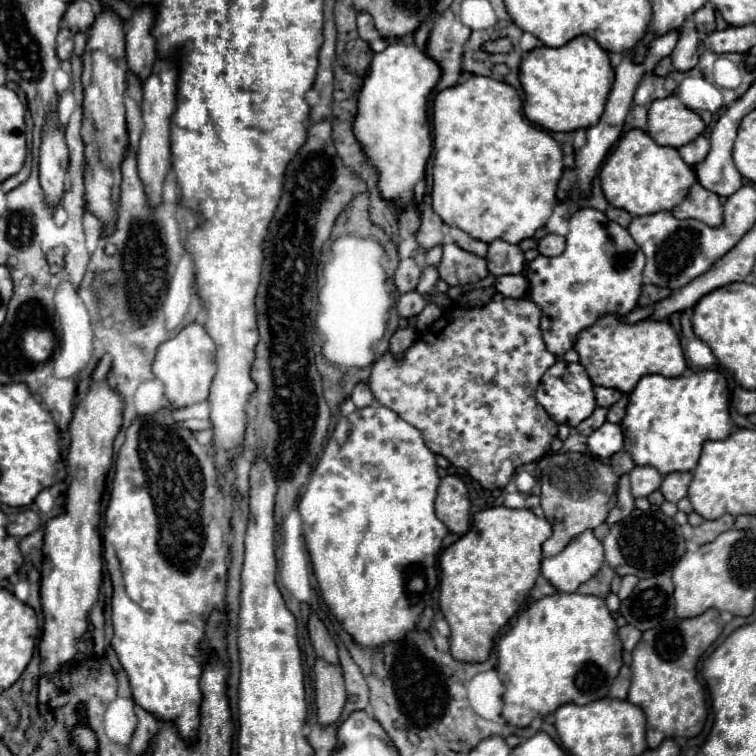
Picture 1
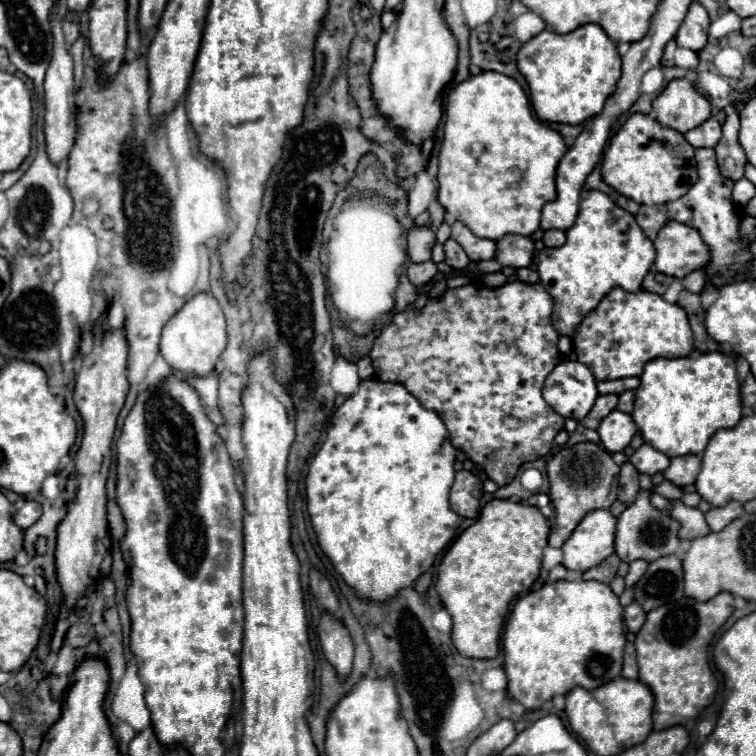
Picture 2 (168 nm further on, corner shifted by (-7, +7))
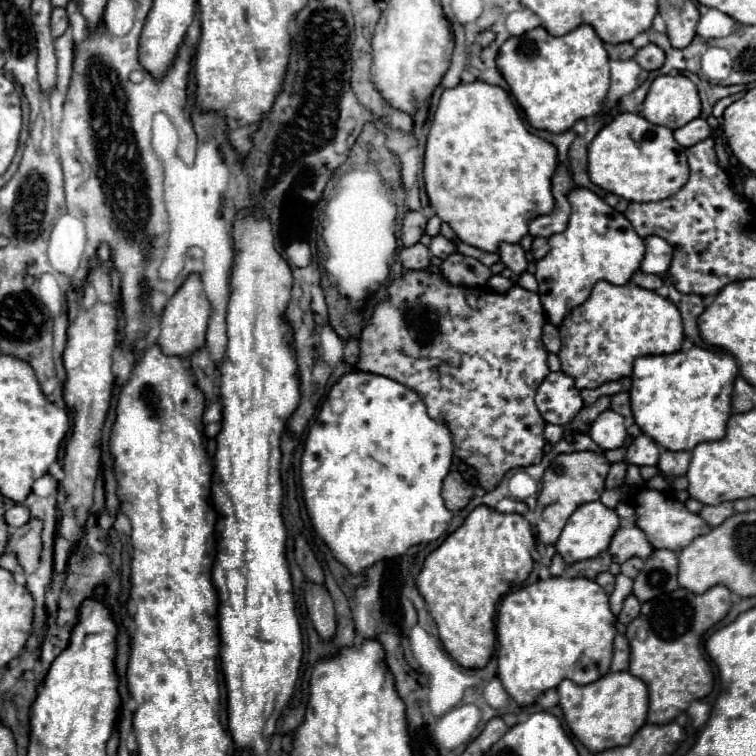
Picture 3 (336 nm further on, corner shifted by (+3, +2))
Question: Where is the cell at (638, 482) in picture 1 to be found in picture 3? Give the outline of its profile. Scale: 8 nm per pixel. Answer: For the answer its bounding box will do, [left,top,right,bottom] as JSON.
[626,434,660,466]

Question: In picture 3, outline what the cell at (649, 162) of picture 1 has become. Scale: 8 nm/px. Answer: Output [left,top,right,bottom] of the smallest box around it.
[588,112,688,202]

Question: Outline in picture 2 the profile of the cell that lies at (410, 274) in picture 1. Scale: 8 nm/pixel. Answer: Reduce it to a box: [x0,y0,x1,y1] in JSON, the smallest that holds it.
[408,227,436,263]

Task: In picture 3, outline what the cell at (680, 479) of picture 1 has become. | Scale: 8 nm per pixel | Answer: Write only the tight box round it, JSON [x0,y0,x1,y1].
[658,450,690,476]

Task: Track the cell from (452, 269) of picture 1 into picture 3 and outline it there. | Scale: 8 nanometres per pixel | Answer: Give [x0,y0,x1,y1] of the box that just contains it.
[428,234,456,260]

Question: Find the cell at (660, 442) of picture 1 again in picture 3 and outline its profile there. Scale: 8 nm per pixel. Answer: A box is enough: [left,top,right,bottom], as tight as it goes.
[630,346,738,450]

